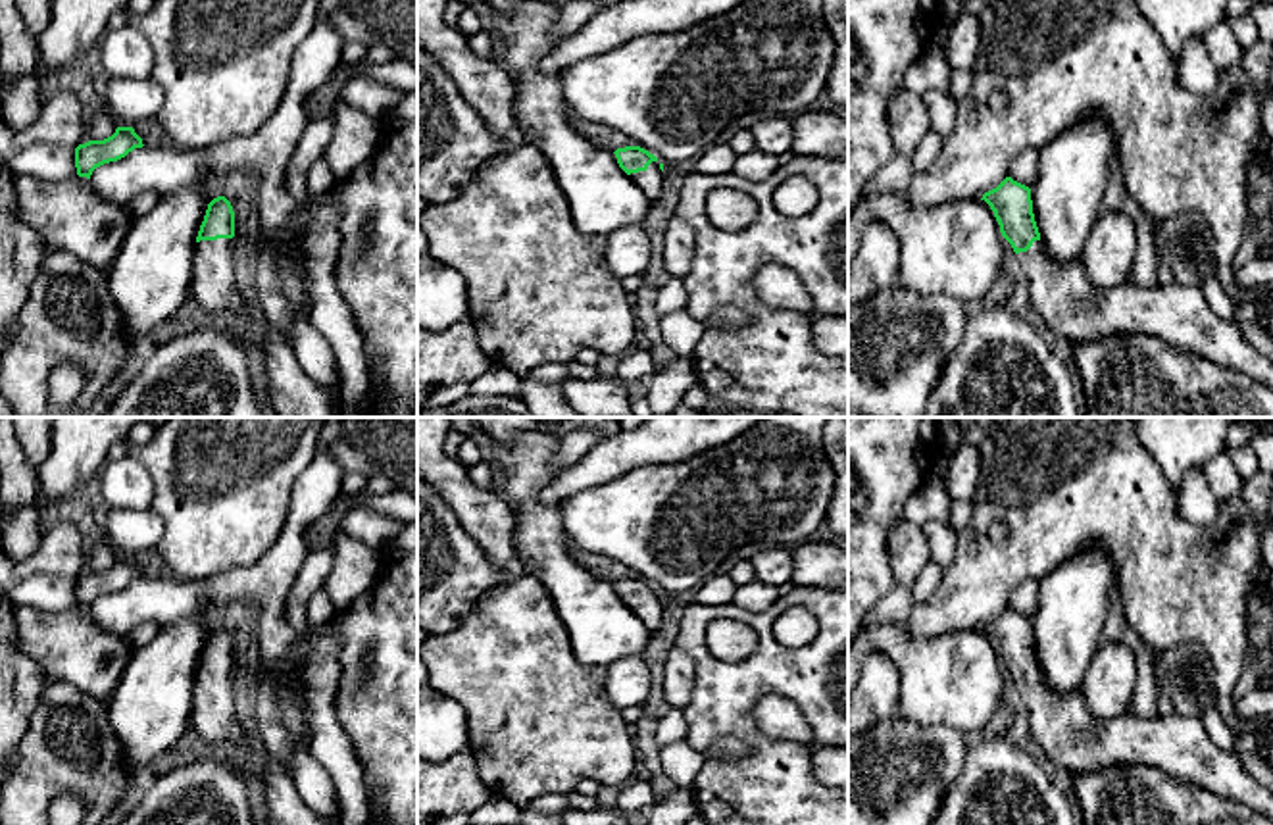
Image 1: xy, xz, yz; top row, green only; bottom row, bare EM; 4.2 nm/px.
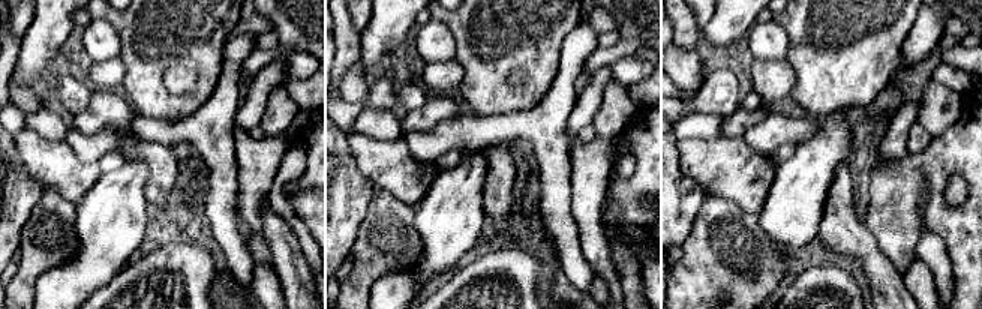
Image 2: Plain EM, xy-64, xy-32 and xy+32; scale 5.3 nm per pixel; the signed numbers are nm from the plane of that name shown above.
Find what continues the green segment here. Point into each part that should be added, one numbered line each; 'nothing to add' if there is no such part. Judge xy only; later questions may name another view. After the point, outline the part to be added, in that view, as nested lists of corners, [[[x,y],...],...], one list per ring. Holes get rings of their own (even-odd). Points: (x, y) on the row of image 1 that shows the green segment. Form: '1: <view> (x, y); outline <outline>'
1: xy (216, 289); outline [[[233,238],[200,240],[192,258],[190,292],[215,323],[254,319],[260,306],[252,292],[238,287],[233,262]]]

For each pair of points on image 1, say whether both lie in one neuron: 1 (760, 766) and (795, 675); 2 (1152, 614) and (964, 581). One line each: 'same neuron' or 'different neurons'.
1: same neuron
2: same neuron

